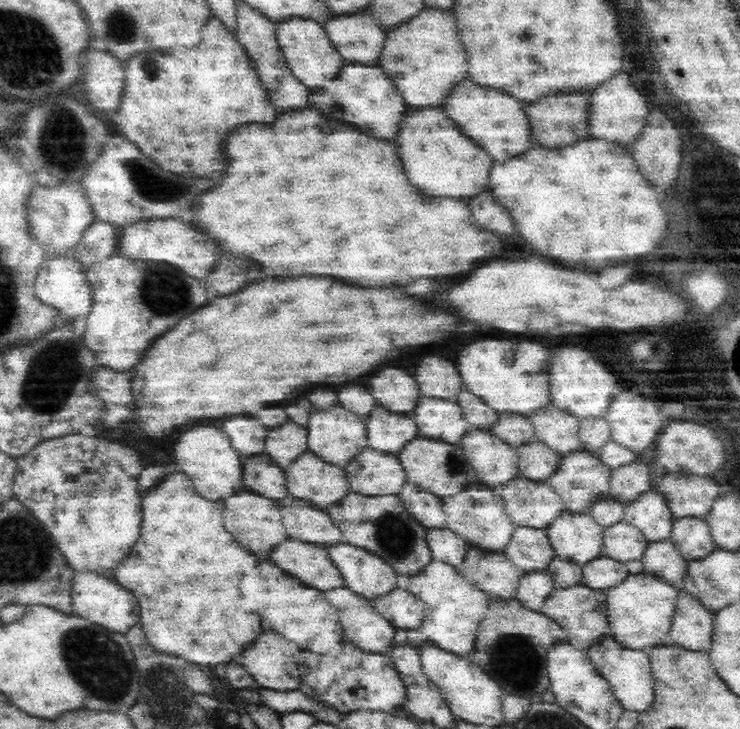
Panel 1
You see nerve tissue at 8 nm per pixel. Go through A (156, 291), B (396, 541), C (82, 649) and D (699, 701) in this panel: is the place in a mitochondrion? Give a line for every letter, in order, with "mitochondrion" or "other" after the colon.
A: mitochondrion
B: mitochondrion
C: mitochondrion
D: other

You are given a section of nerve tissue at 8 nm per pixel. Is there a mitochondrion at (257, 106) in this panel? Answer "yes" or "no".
no

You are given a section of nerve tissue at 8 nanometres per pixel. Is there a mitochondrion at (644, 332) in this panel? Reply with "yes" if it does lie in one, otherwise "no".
no

